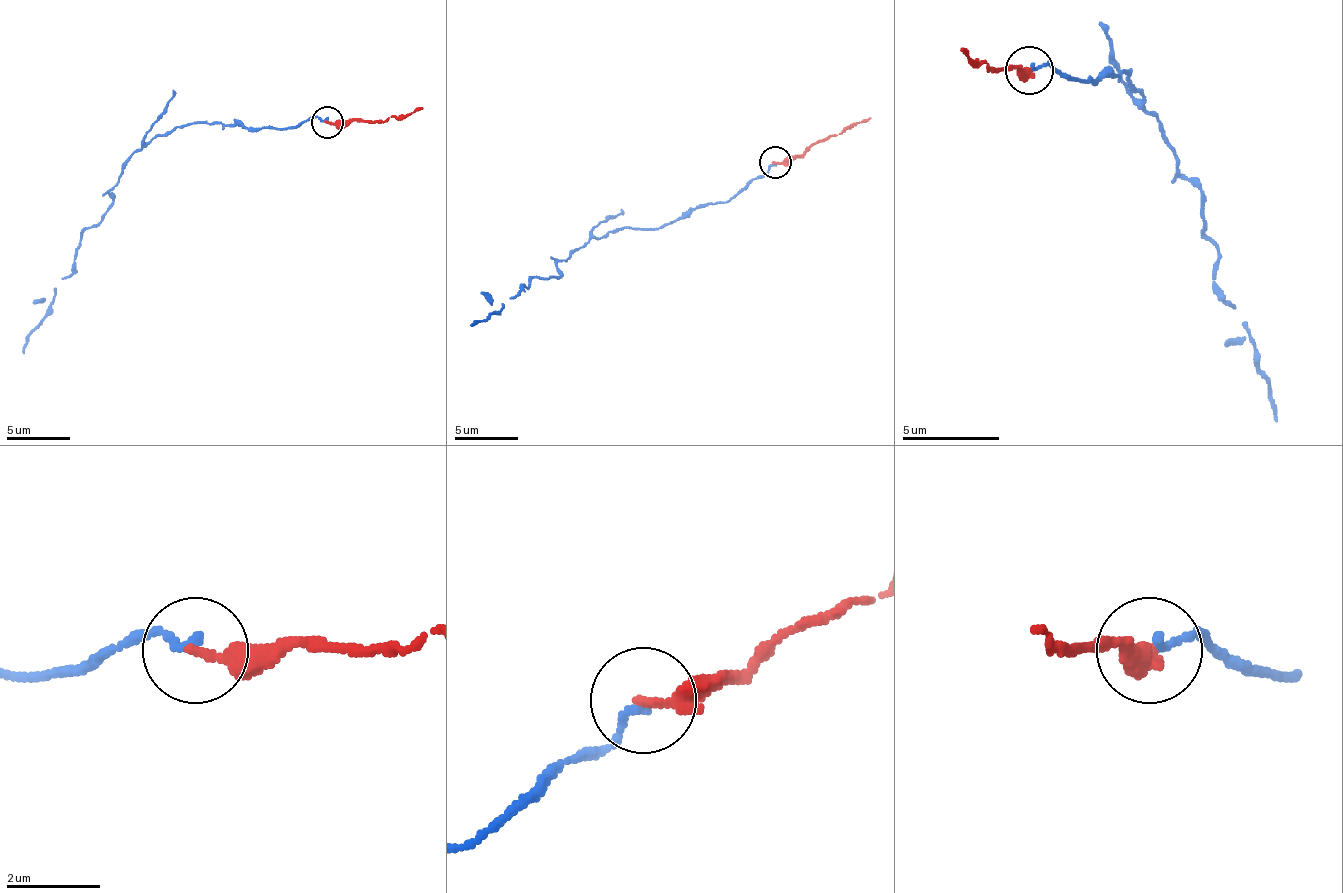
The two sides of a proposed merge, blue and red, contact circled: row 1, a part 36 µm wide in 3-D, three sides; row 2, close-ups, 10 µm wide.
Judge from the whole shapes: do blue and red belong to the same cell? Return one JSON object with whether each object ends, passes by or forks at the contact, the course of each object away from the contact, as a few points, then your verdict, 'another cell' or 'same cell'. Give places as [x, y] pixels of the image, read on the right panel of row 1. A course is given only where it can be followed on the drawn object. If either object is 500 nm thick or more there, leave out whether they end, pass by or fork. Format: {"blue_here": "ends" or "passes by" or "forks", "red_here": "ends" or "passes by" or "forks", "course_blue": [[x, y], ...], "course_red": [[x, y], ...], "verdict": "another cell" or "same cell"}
{"blue_here": "ends", "red_here": "ends", "course_blue": [[1032, 71], [1052, 66], [1091, 81], [1129, 71], [1183, 173], [1202, 192], [1217, 294], [1236, 309], [1275, 420]], "course_red": [[1028, 71], [1023, 66], [994, 66], [974, 62], [960, 47]], "verdict": "same cell"}

